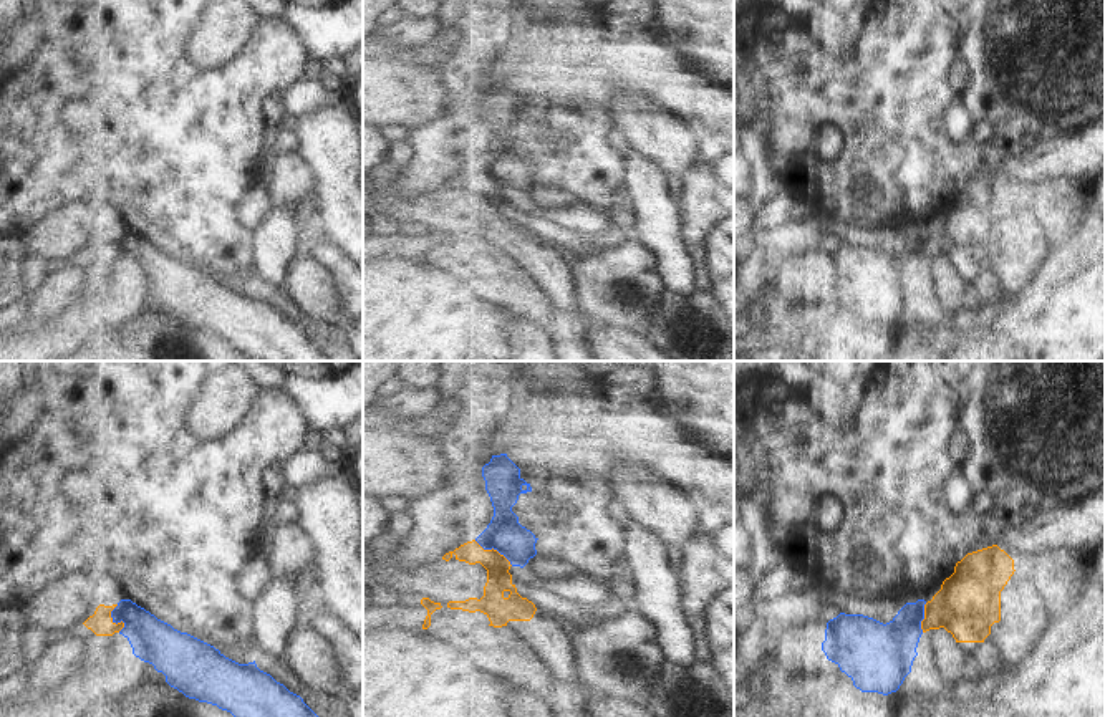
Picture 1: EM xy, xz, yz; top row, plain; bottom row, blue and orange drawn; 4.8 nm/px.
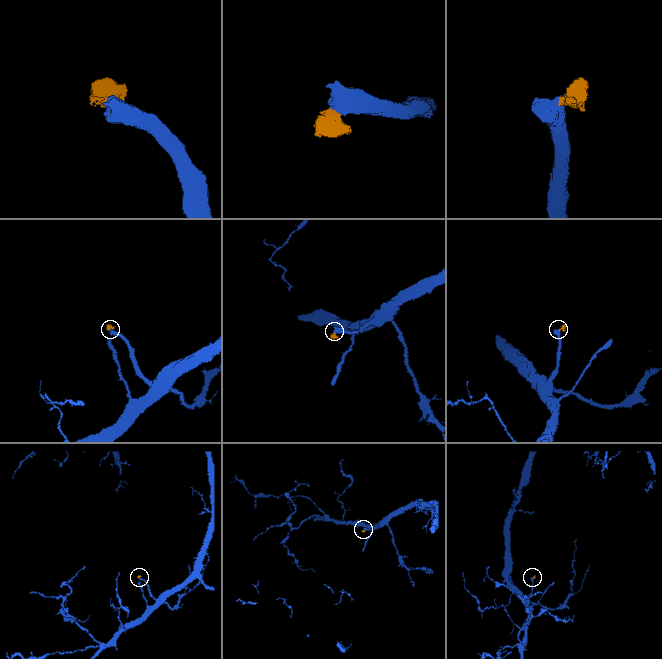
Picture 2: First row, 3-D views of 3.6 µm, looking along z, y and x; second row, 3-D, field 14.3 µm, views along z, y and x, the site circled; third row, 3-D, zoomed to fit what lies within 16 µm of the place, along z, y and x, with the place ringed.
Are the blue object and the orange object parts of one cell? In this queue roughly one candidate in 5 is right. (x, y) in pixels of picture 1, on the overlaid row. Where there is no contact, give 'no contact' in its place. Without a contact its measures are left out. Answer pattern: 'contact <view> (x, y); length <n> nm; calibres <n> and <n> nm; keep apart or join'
contact xz (494, 548); length 220 nm; calibres 180 and 120 nm; keep apart

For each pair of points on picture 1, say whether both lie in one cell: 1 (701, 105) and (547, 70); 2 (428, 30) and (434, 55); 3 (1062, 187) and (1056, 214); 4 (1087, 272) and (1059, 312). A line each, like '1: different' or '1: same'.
1: same
2: different
3: same
4: same

